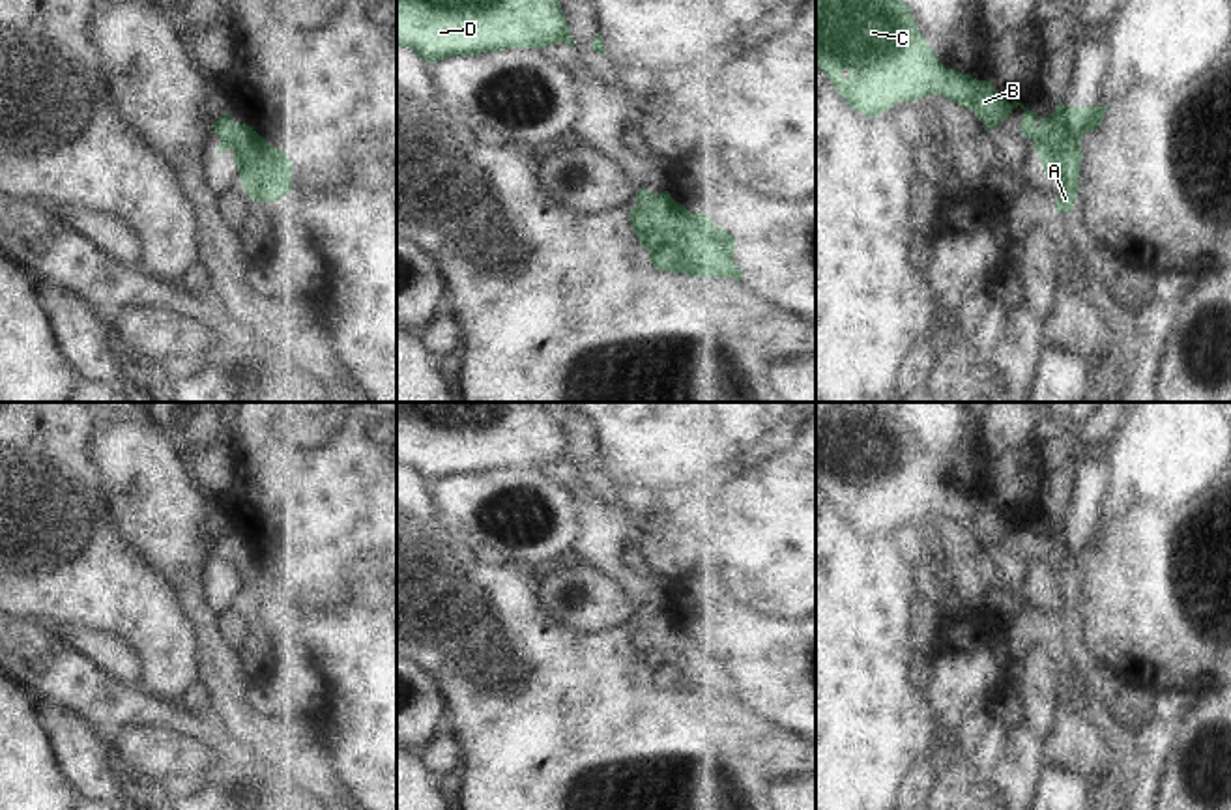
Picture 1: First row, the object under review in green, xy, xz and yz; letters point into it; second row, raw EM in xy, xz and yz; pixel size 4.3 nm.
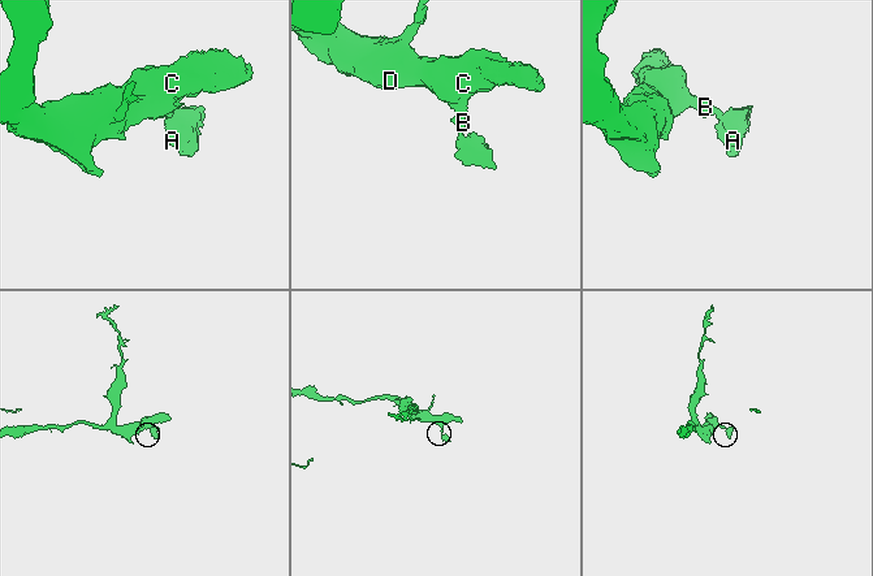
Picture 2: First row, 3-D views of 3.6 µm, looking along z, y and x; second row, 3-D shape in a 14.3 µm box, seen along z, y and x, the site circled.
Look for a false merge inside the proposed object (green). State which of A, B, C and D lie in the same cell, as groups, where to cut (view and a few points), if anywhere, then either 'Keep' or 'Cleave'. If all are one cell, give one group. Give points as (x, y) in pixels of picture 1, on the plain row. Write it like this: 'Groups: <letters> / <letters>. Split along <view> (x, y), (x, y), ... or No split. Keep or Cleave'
Groups: A B C D. No split. Keep

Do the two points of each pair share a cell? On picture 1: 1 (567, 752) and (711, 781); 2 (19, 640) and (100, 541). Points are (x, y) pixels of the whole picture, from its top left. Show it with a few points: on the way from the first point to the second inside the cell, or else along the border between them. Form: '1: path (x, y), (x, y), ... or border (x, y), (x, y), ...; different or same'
1: path (605, 754), (680, 754); same
2: border (19, 618), (32, 621); different

